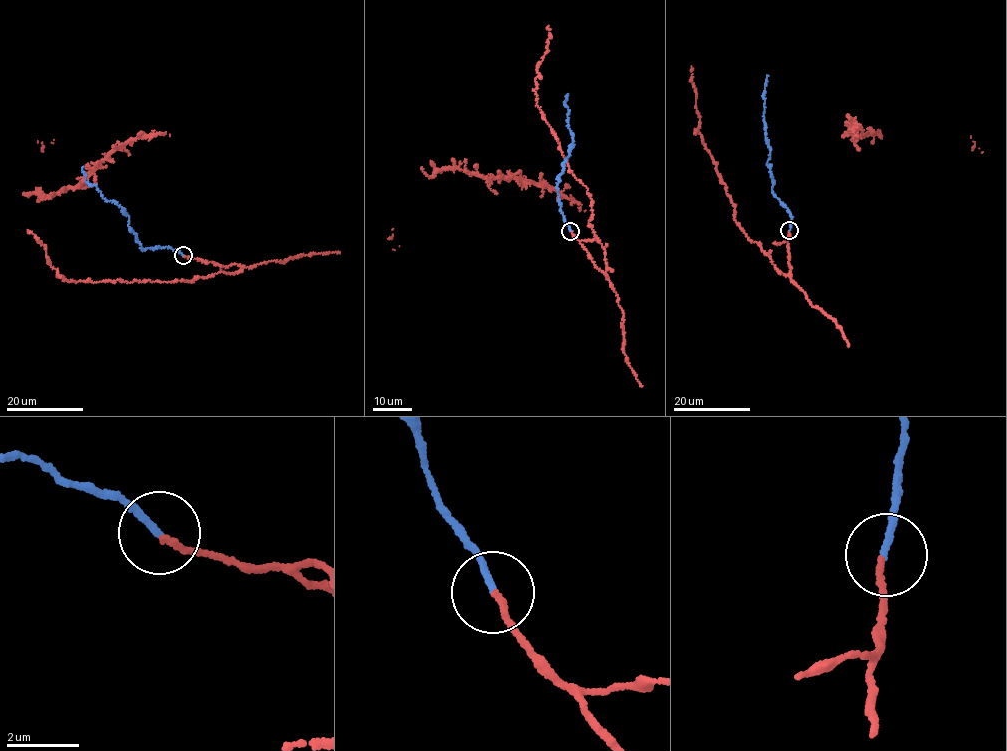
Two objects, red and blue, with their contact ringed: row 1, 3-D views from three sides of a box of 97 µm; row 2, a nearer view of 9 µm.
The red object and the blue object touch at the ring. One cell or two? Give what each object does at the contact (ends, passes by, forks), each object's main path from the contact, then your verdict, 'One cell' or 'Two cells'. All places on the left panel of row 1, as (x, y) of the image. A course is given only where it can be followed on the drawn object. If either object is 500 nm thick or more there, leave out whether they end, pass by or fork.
At the ring red ends. At the ring blue ends. Course of red: (184, 255), (226, 267), (236, 264), (242, 269), (190, 282), (68, 281), (57, 275), (45, 246), (27, 230). Course of blue: (183, 255), (167, 247), (141, 248), (129, 215), (85, 180), (82, 167). One cell

